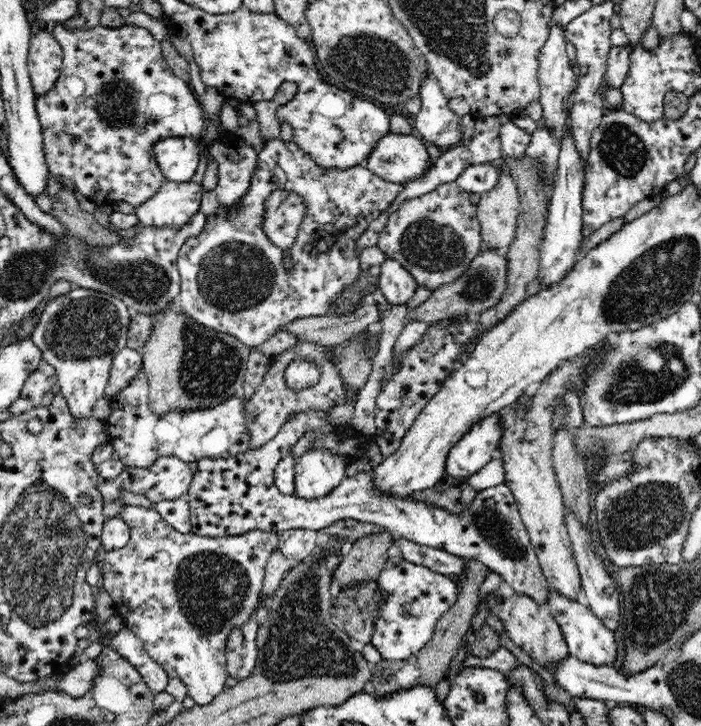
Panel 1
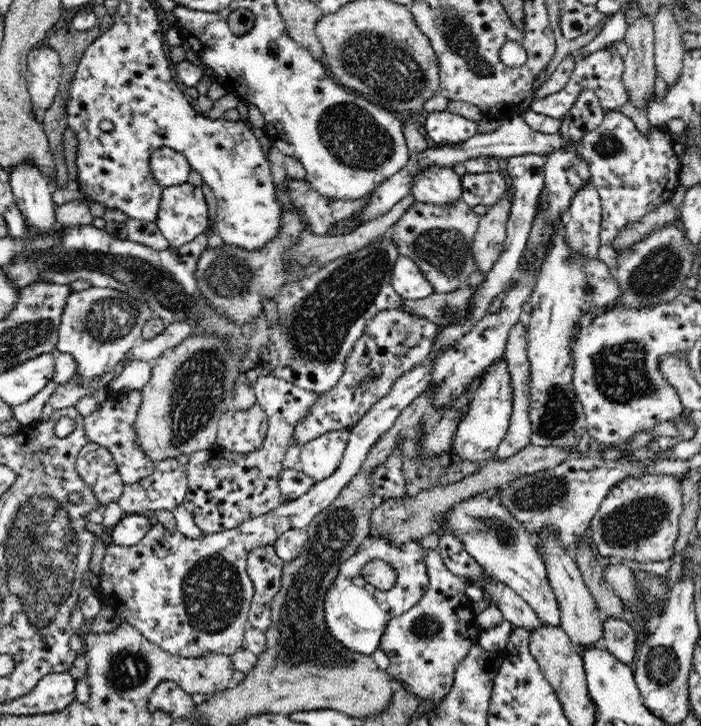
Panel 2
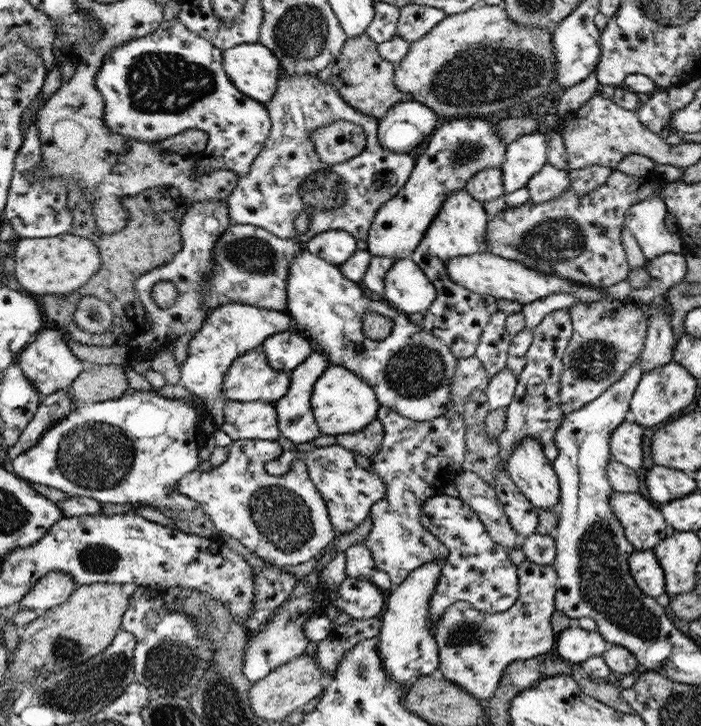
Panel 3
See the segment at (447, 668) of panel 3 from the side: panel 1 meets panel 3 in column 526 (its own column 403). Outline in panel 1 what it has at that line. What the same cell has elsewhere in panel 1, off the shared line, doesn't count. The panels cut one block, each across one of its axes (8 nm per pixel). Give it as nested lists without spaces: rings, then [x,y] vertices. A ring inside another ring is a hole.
[[[404,561],[392,569],[381,571],[377,578],[377,590],[376,594],[381,598],[371,643],[382,658],[395,661],[406,660],[430,640],[437,620],[456,602],[458,583],[455,577]]]

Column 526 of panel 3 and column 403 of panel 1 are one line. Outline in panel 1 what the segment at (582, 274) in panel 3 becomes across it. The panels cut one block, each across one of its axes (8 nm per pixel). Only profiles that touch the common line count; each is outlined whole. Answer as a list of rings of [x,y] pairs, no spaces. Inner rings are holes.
[[[456,181],[440,183],[435,190],[405,200],[395,213],[390,213],[376,246],[386,259],[396,260],[408,269],[418,287],[434,291],[460,278],[484,248],[477,206]]]

